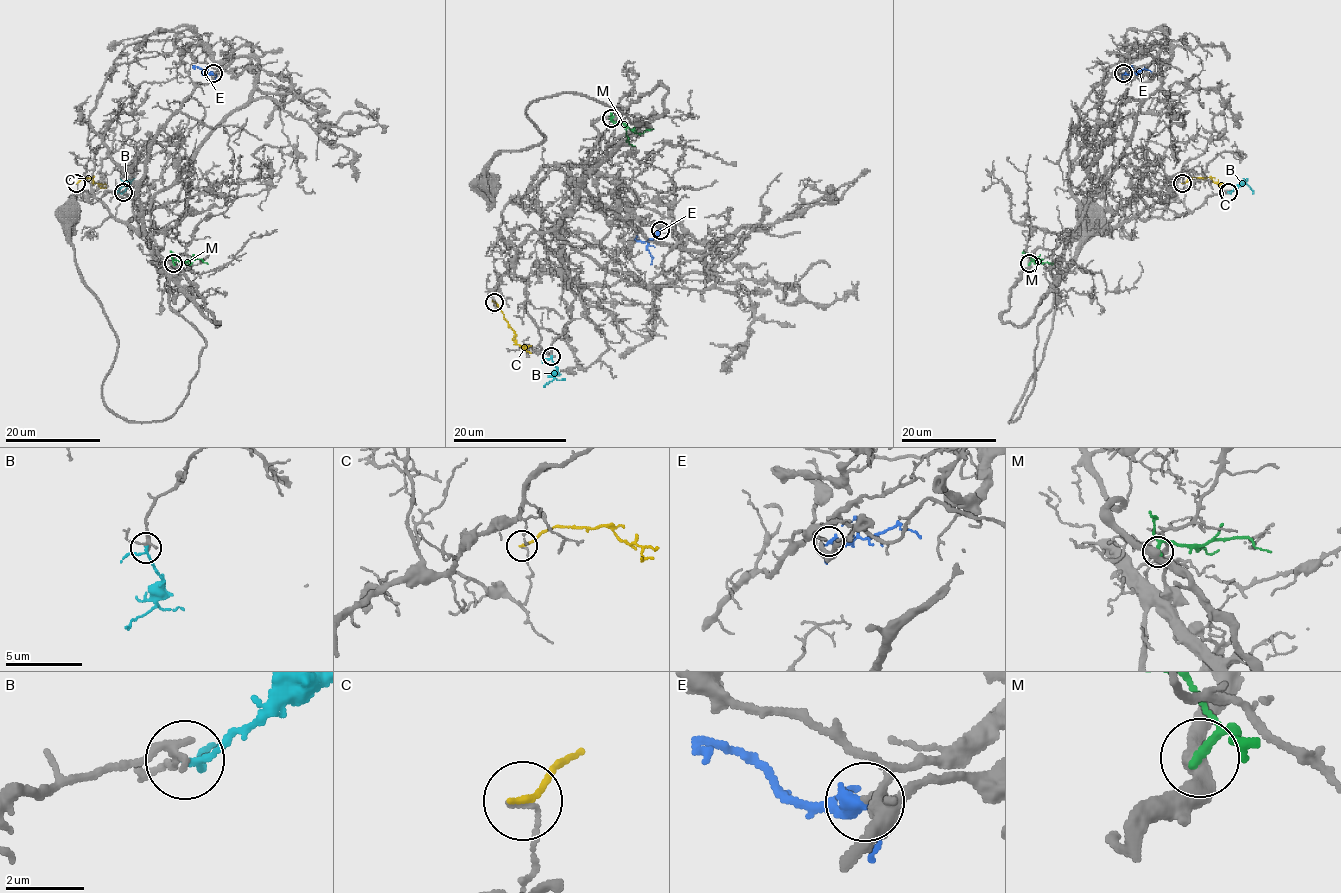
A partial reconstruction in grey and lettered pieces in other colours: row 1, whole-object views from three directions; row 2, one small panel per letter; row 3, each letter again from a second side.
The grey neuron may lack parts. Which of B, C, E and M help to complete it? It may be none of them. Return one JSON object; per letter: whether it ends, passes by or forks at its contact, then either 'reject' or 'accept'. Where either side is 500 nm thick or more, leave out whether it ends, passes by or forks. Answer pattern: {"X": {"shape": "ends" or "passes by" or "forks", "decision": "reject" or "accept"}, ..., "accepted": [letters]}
{"B": {"shape": "passes by", "decision": "accept"}, "C": {"shape": "ends", "decision": "reject"}, "E": {"shape": "passes by", "decision": "accept"}, "M": {"shape": "passes by", "decision": "reject"}, "accepted": ["B", "E"]}

